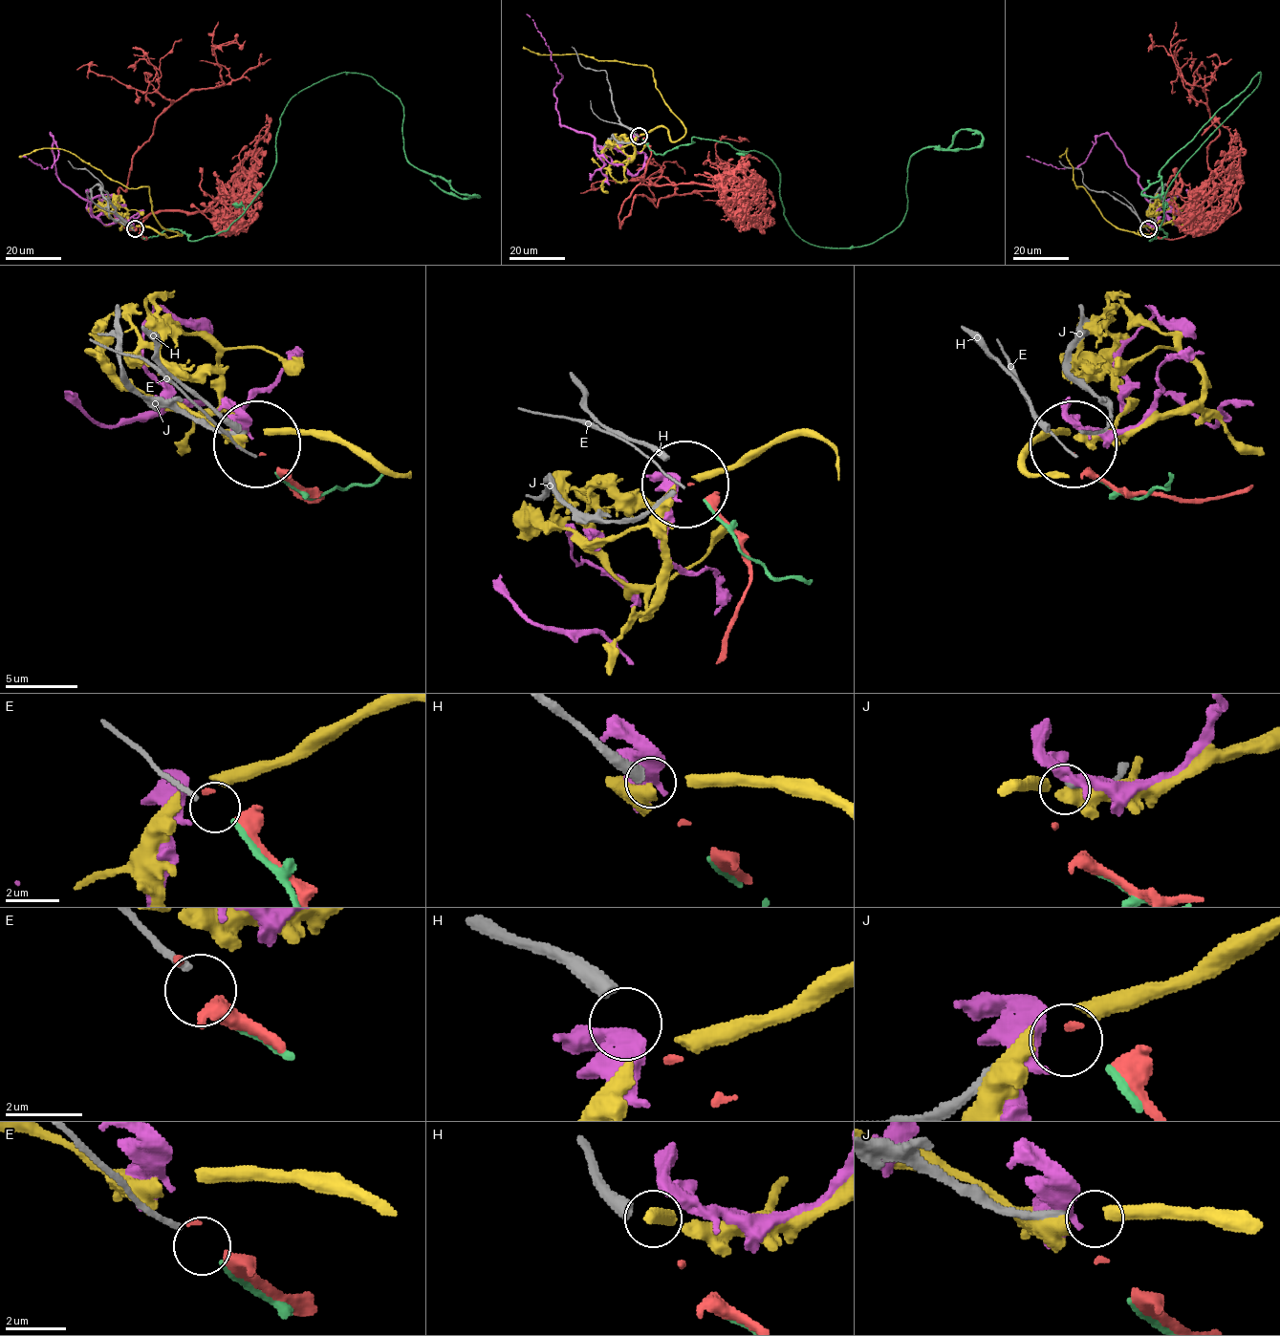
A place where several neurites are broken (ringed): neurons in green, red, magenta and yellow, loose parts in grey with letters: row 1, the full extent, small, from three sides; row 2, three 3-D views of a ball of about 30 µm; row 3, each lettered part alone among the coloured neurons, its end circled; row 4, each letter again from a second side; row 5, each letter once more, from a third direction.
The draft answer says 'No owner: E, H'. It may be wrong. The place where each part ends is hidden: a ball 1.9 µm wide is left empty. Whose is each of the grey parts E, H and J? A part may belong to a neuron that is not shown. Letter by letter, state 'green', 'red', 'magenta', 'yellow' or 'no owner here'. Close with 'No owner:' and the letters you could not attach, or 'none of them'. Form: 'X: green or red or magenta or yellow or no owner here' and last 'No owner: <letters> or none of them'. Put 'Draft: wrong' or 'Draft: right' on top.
Draft: wrong
E: no owner here
H: no owner here
J: no owner here
No owner: E, H, J

